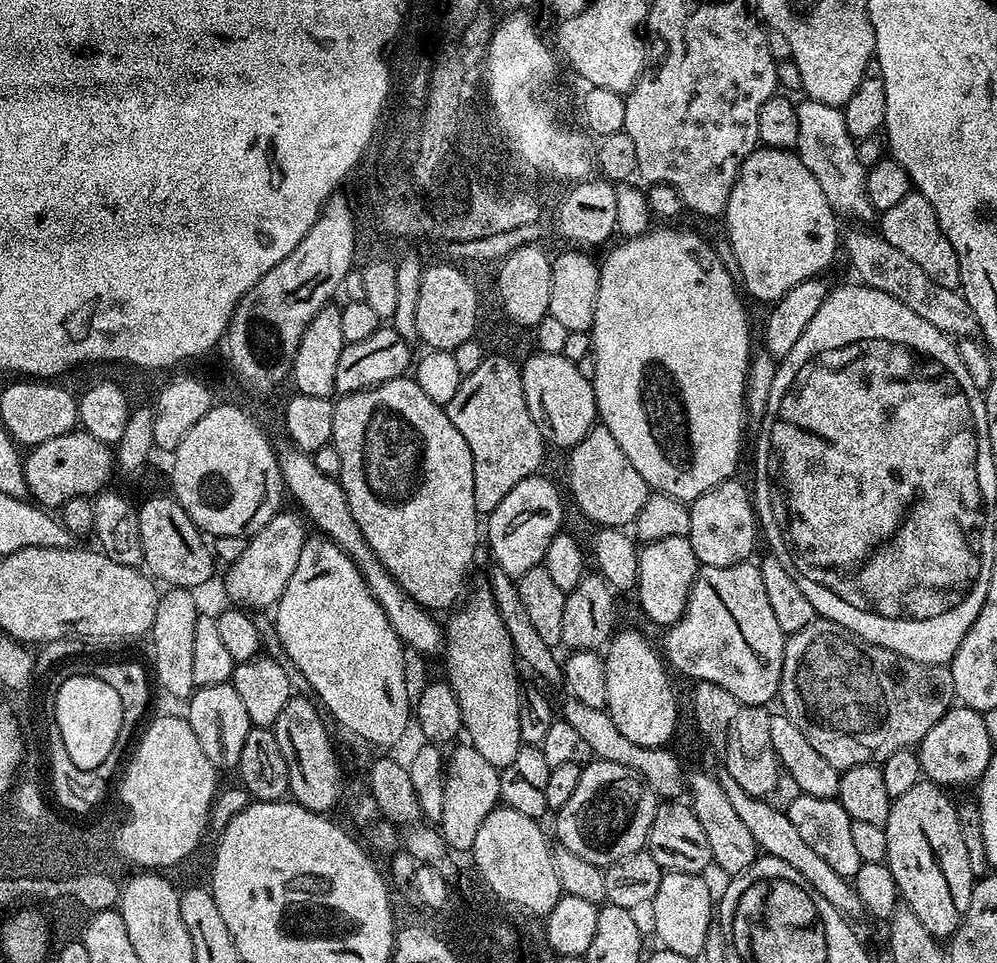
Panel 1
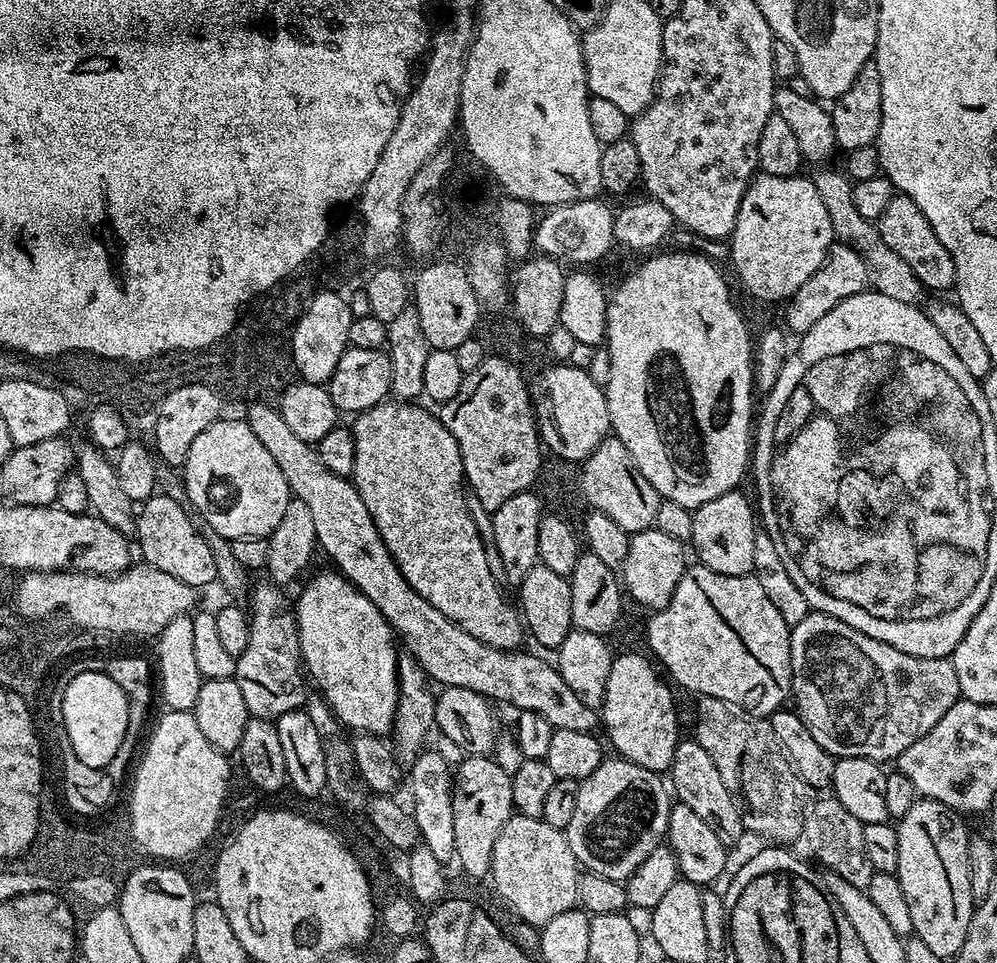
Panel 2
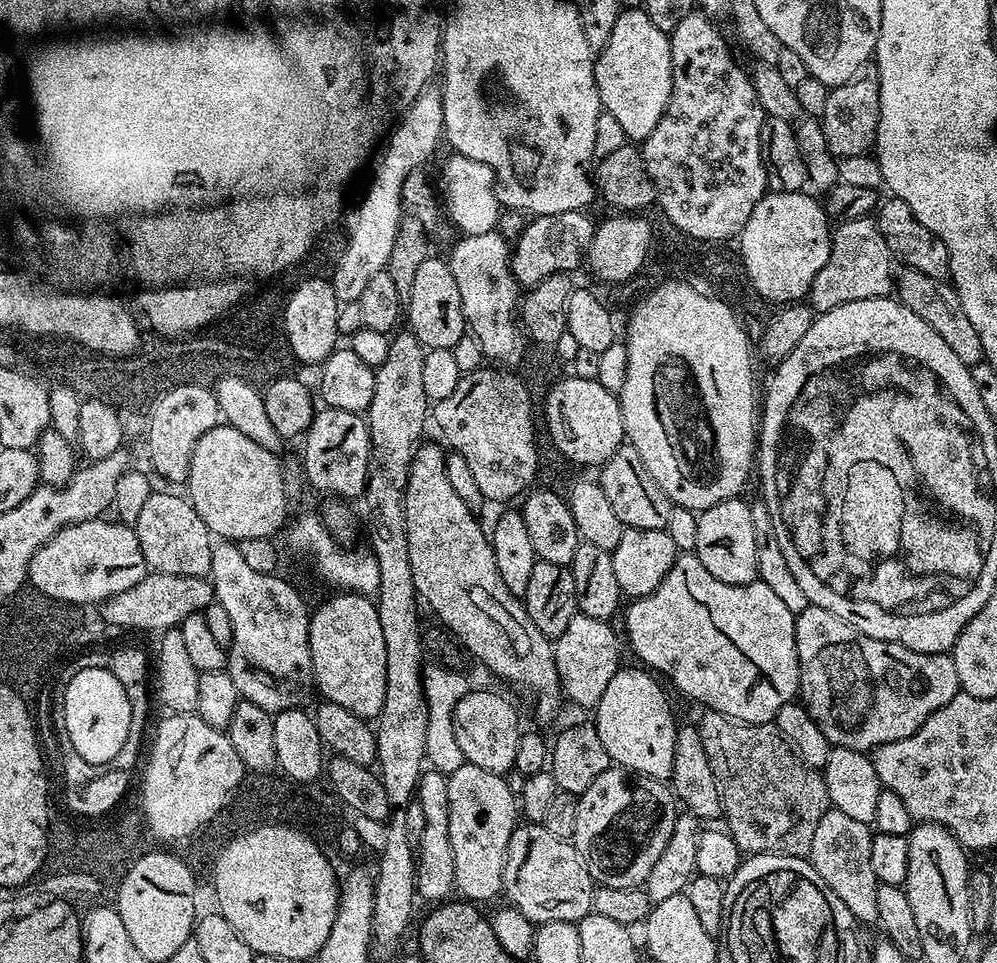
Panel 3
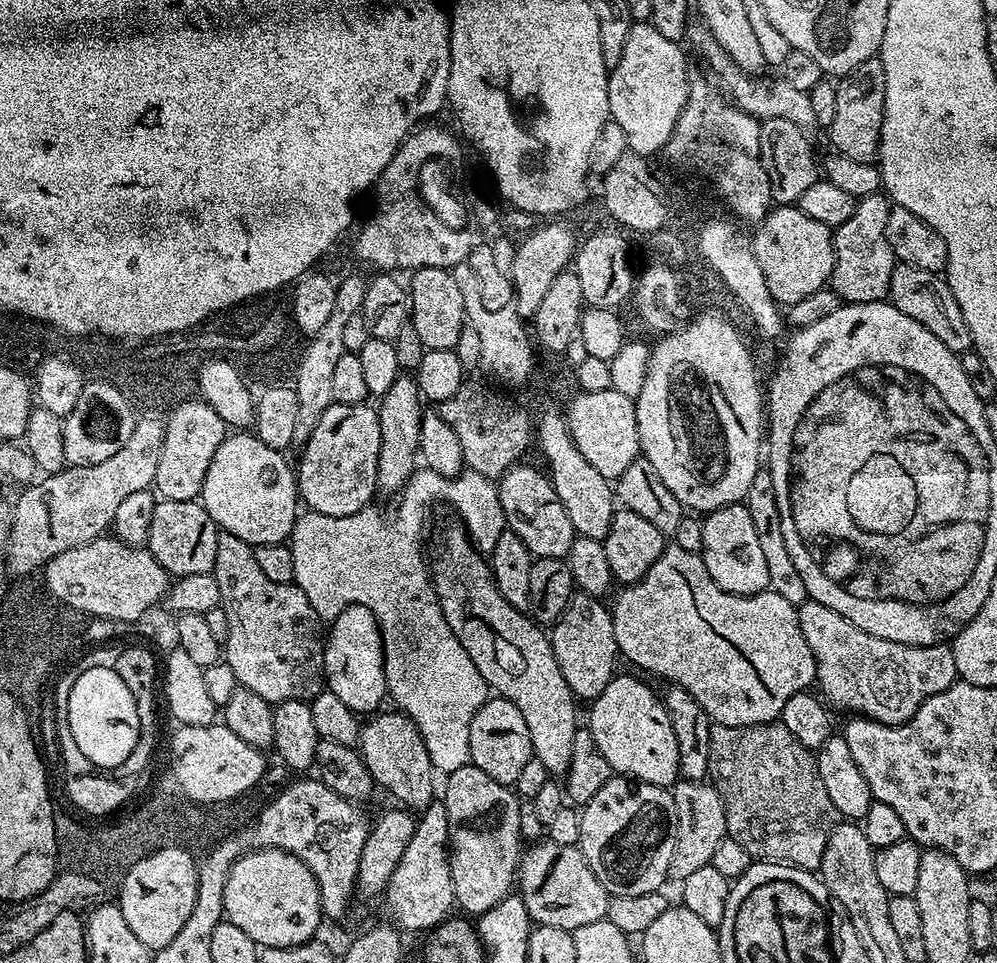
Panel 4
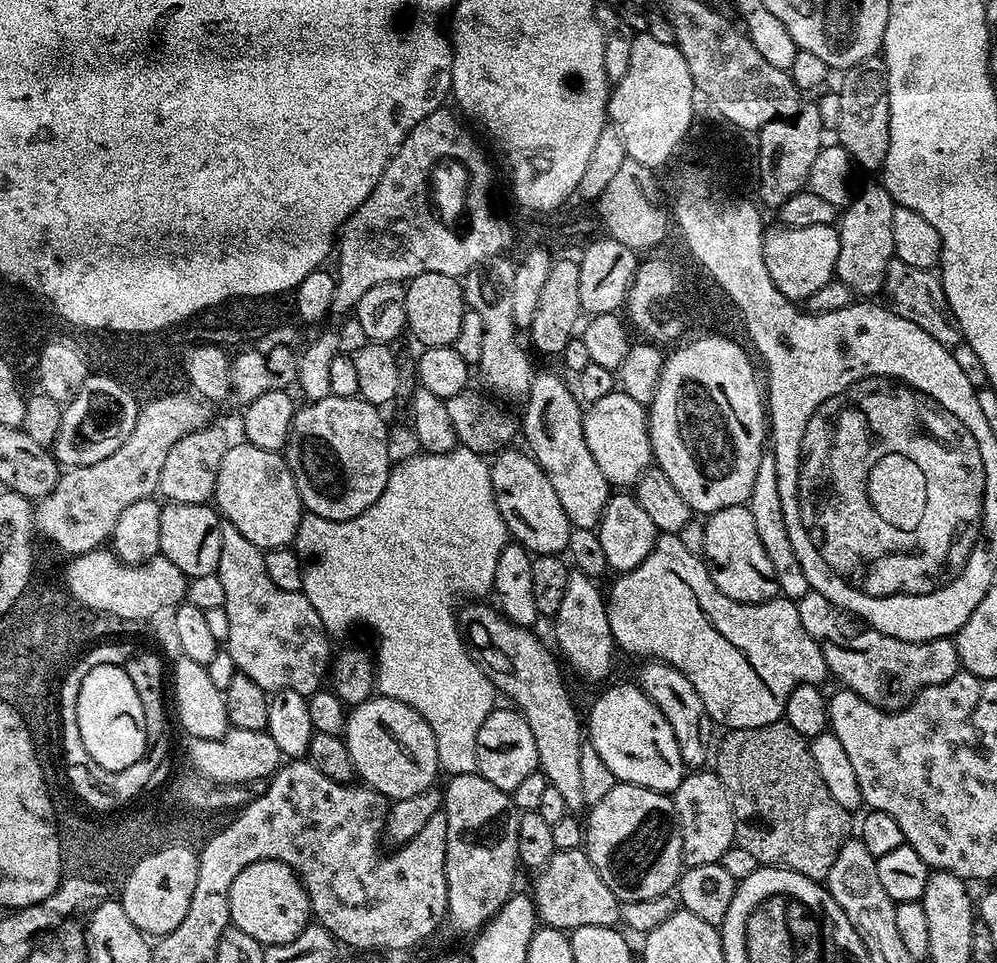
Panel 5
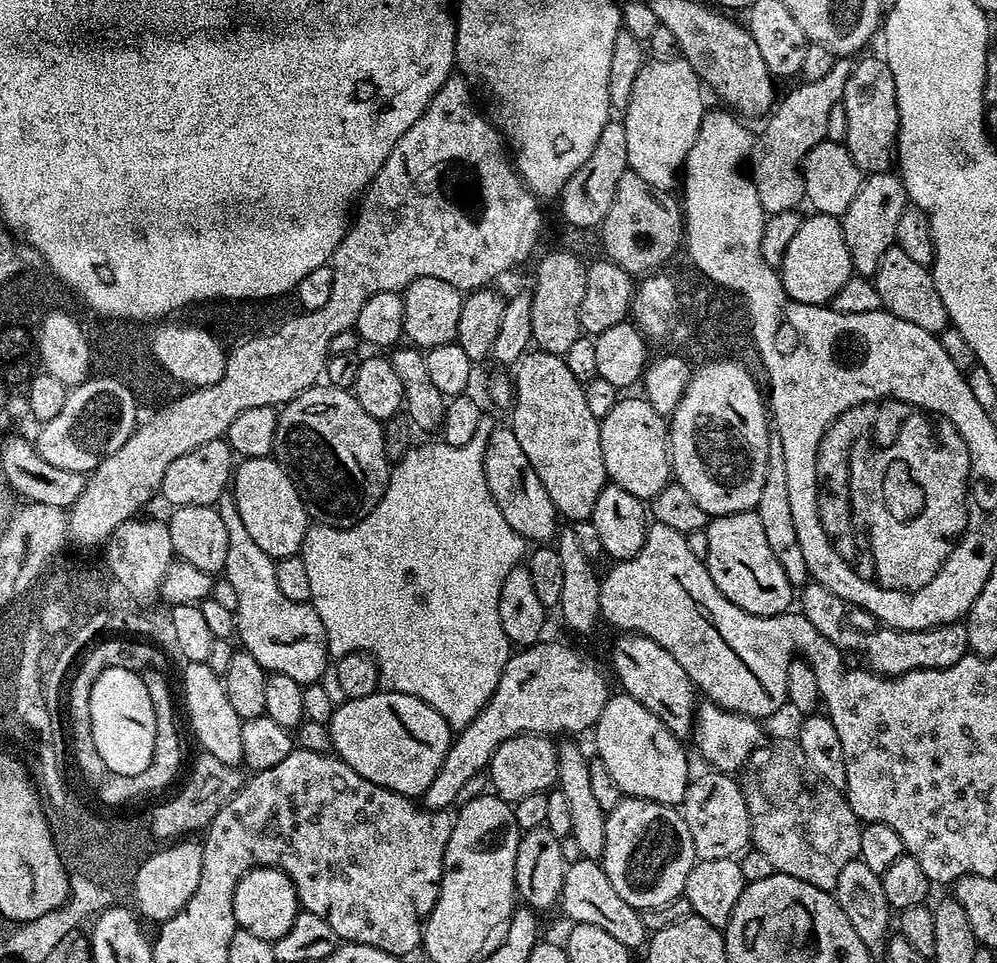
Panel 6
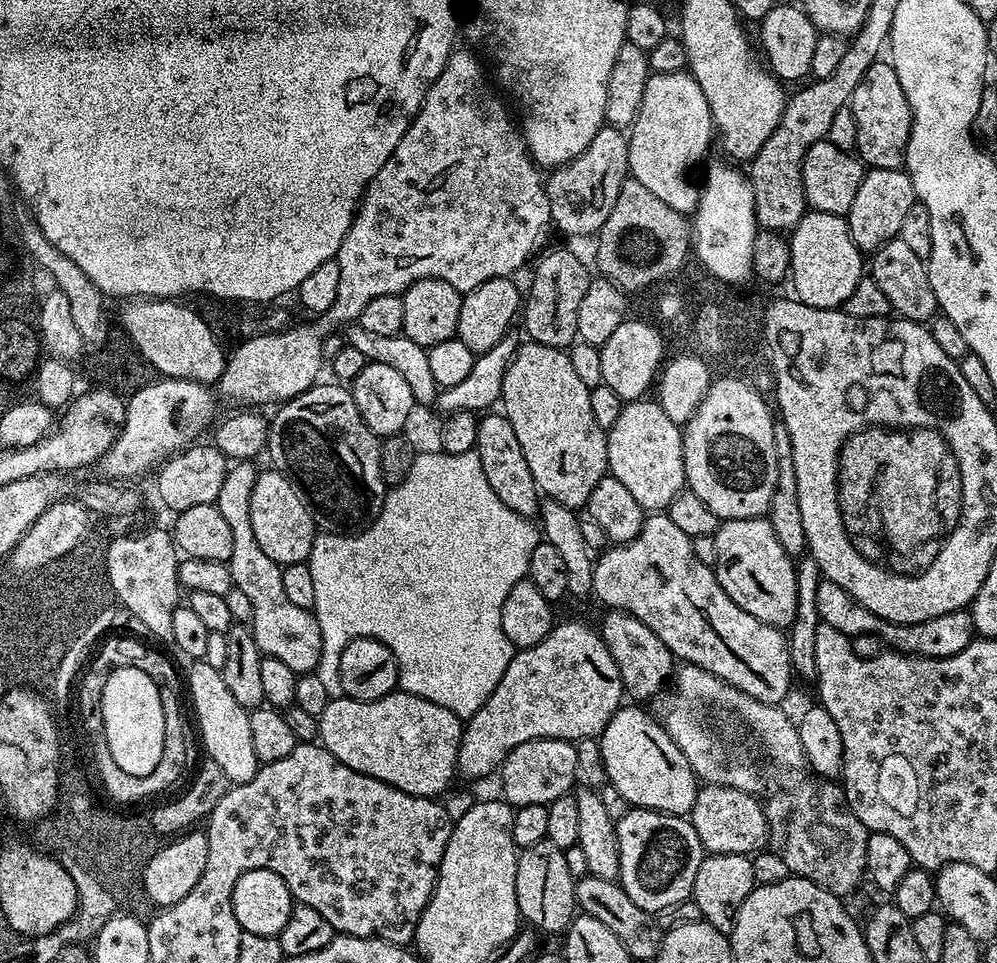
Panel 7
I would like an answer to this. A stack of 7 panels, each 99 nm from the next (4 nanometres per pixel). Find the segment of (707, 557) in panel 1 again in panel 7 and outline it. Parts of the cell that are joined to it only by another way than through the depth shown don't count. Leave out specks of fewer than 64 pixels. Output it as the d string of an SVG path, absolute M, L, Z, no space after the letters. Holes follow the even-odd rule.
M767 518L725 520L717 528L715 537L718 562L714 571L722 590L726 590L746 614L754 614L758 622L766 622L781 630L790 629L798 609L797 565L793 557L782 550L774 526L770 526Z

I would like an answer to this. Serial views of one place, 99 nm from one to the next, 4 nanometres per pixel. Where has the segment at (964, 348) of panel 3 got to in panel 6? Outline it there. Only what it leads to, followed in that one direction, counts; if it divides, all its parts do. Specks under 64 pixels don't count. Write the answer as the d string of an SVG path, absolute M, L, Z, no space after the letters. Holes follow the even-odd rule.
M897 246L882 254L882 262L878 262L874 283L883 311L902 318L902 322L914 322L914 326L922 326L922 330L933 334L940 334L944 327L949 327L948 311L942 298L938 298L931 271L914 262Z

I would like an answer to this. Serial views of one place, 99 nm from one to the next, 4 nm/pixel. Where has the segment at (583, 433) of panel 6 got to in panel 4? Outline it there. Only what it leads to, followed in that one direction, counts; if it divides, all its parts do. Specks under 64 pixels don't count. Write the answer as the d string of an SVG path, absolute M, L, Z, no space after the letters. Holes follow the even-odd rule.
M556 412L542 413L540 424L538 420L535 425L534 436L538 444L540 440L540 448L548 459L547 475L552 481L562 506L566 506L566 514L570 517L576 535L603 541L610 530L610 522L618 511L613 485L602 474L598 474L598 470L594 470L594 466L590 466L586 458L582 458L582 450L574 446L568 421L561 413L560 416Z

